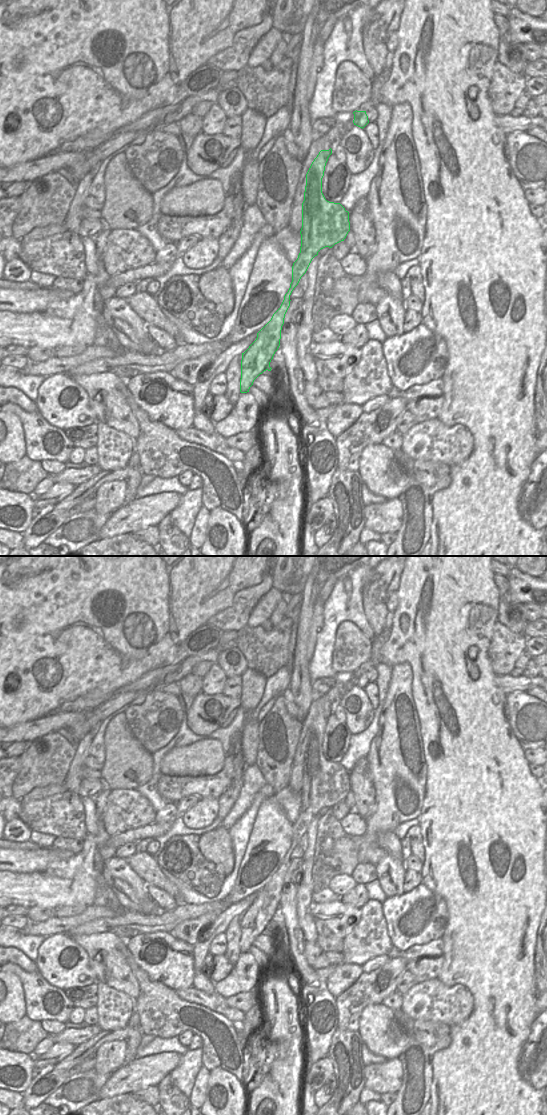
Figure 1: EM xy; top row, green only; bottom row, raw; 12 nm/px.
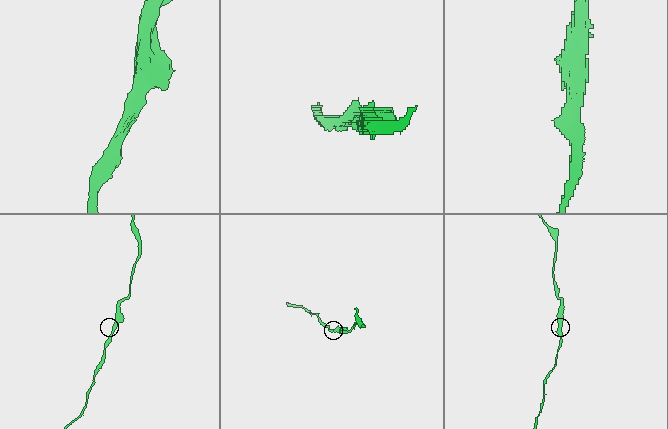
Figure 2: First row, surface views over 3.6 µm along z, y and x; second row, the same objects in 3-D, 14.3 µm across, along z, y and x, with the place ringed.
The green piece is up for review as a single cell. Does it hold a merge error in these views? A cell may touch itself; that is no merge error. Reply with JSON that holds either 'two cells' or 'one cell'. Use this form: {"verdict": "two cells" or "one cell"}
{"verdict": "one cell"}

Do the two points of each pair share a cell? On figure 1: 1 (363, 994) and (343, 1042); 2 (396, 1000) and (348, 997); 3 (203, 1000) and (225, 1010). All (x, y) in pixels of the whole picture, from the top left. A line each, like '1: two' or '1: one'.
1: two
2: two
3: one

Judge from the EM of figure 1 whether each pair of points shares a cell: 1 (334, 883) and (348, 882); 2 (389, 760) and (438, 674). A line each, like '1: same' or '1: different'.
1: same
2: different

